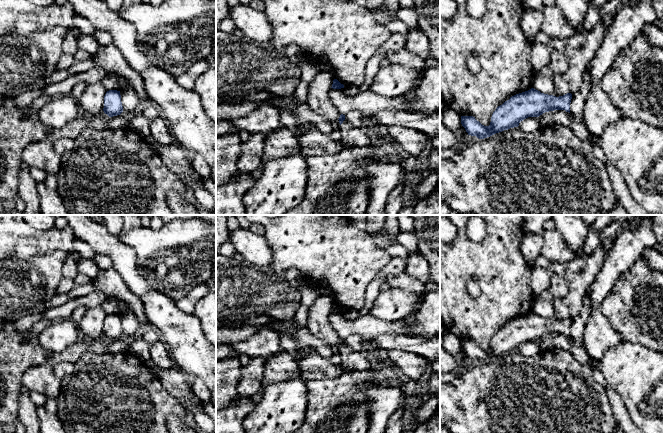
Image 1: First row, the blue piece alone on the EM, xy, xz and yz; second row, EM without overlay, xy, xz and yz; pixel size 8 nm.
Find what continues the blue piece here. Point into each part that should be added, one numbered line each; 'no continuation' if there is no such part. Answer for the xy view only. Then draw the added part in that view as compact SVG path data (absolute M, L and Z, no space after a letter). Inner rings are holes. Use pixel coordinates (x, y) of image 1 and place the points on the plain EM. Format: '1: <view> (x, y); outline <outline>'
no continuation

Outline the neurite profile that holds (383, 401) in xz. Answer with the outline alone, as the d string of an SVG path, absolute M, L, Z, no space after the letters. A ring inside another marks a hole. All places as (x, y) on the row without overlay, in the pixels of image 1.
M362 383L360 390L366 396L369 413L367 433L386 433L387 424L395 411L408 403L408 396L396 386L384 387Z

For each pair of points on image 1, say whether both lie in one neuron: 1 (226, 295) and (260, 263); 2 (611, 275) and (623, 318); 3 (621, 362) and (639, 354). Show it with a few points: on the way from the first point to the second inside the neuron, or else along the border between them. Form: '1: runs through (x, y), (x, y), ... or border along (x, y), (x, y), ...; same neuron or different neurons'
1: border along (238, 255), (257, 269), (270, 275); different neurons
2: border along (631, 267), (619, 276), (601, 303); different neurons
3: runs through (625, 362), (631, 362), (635, 358); same neuron

